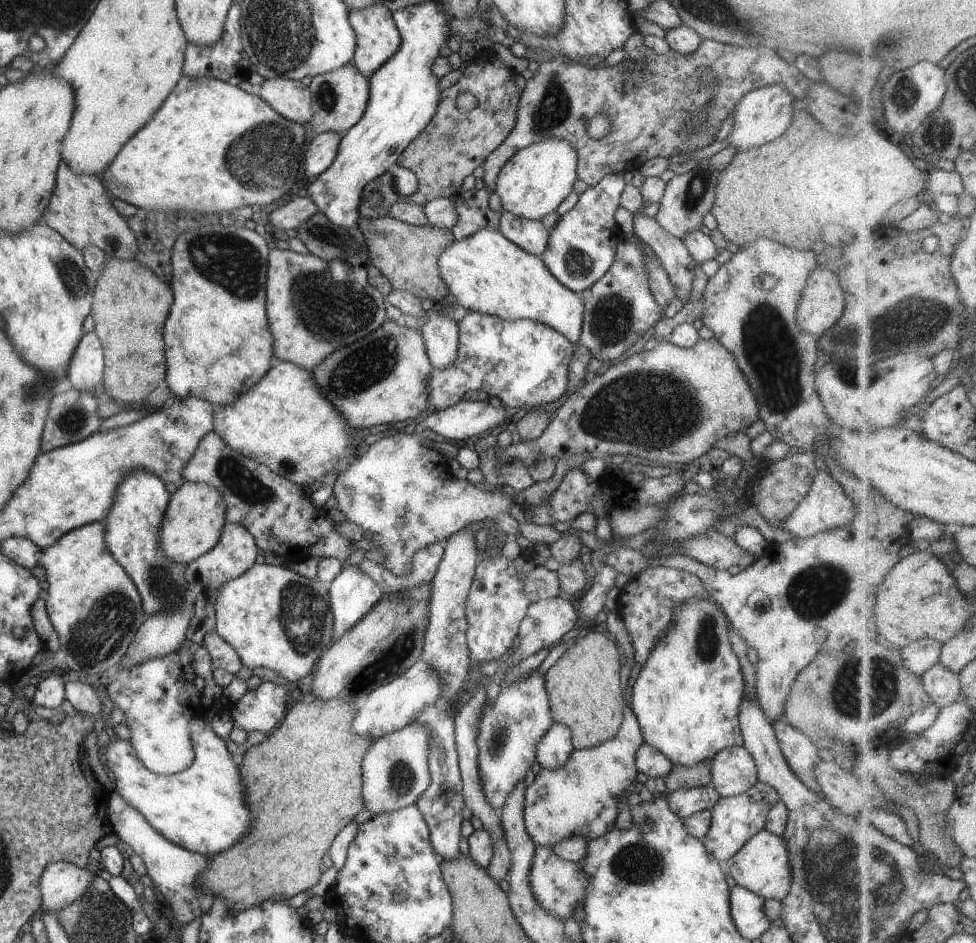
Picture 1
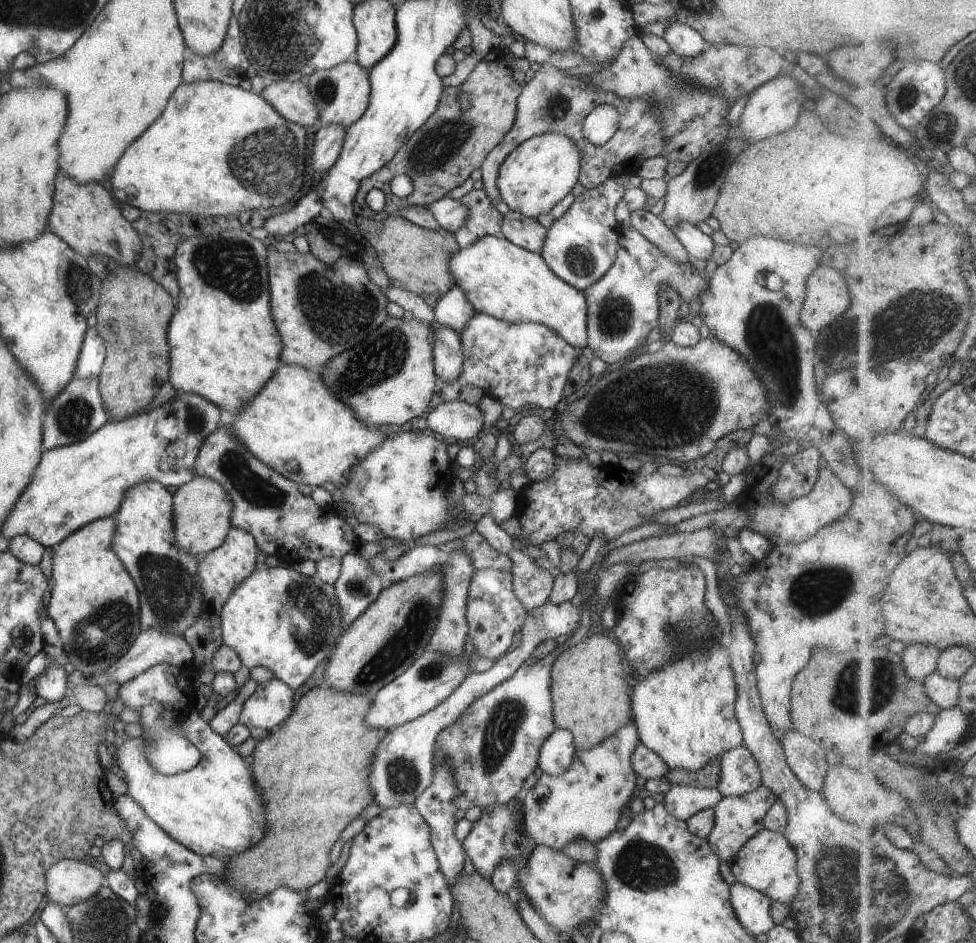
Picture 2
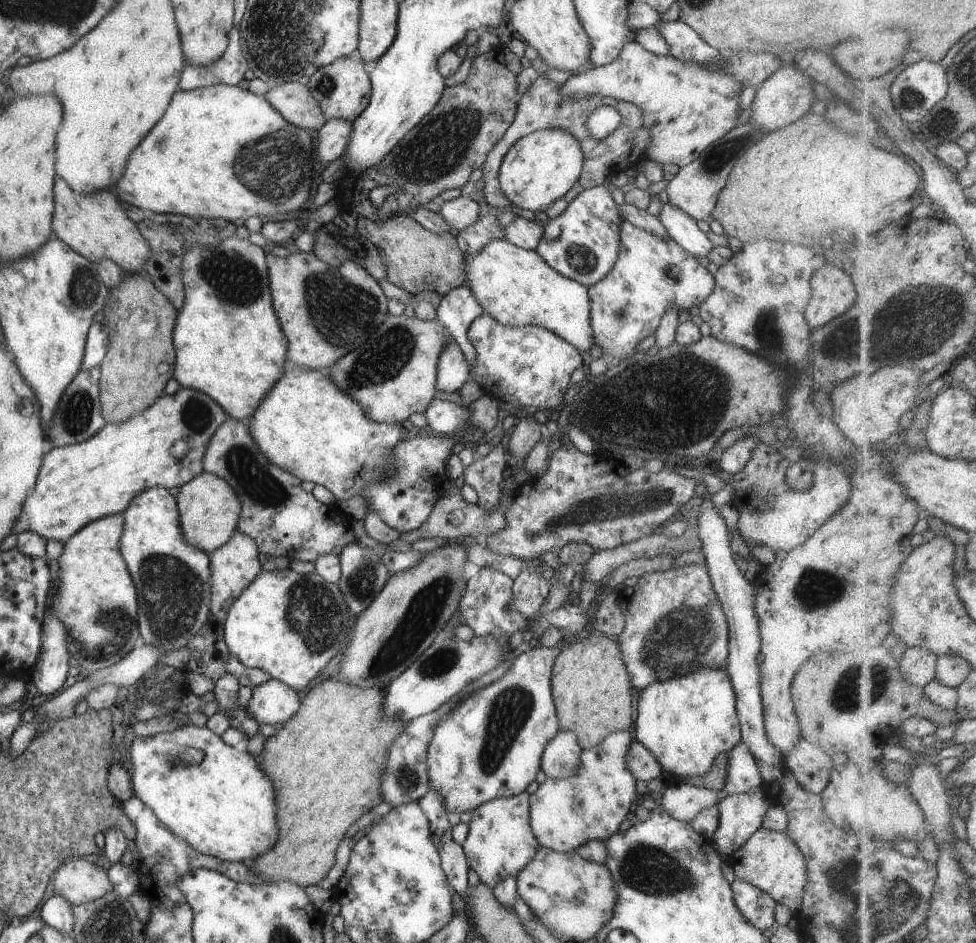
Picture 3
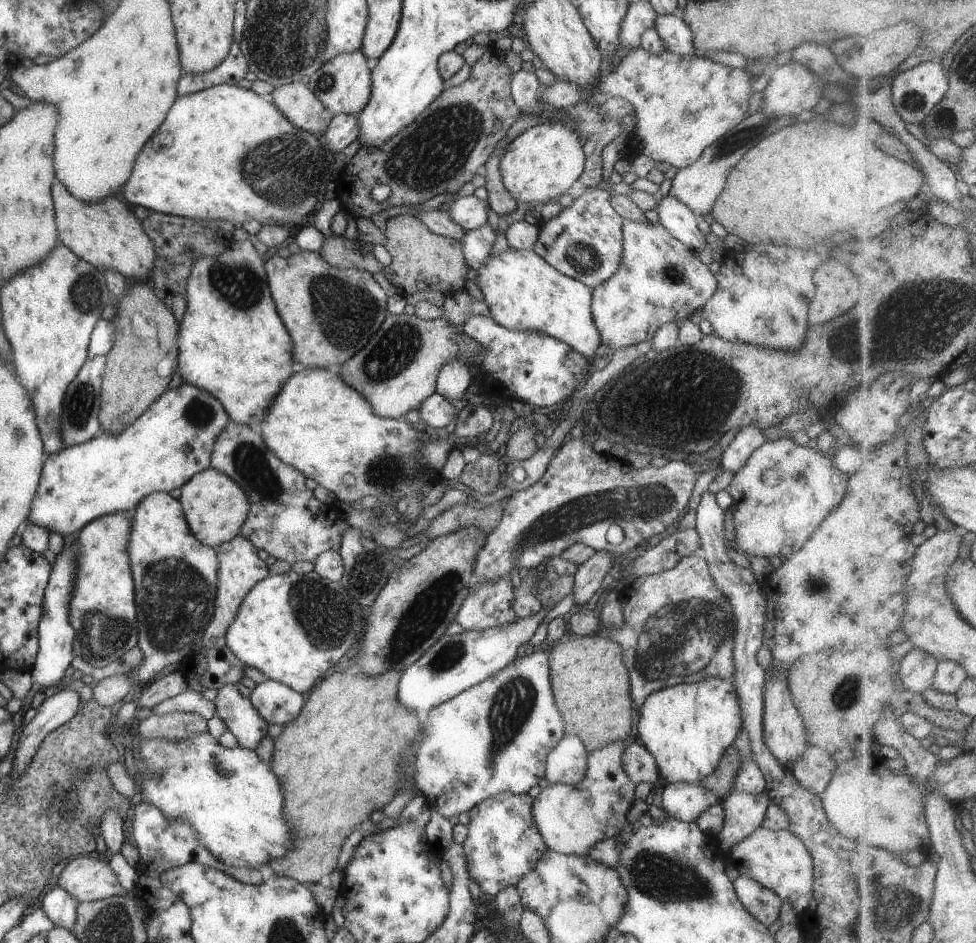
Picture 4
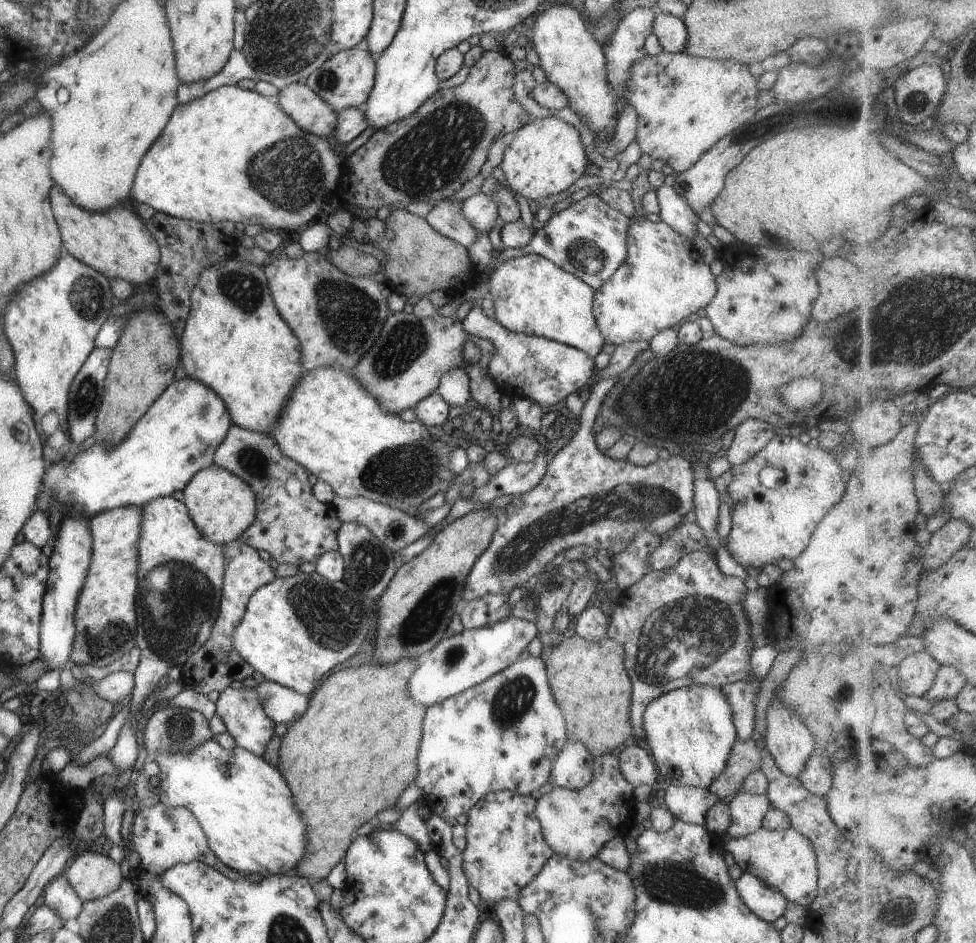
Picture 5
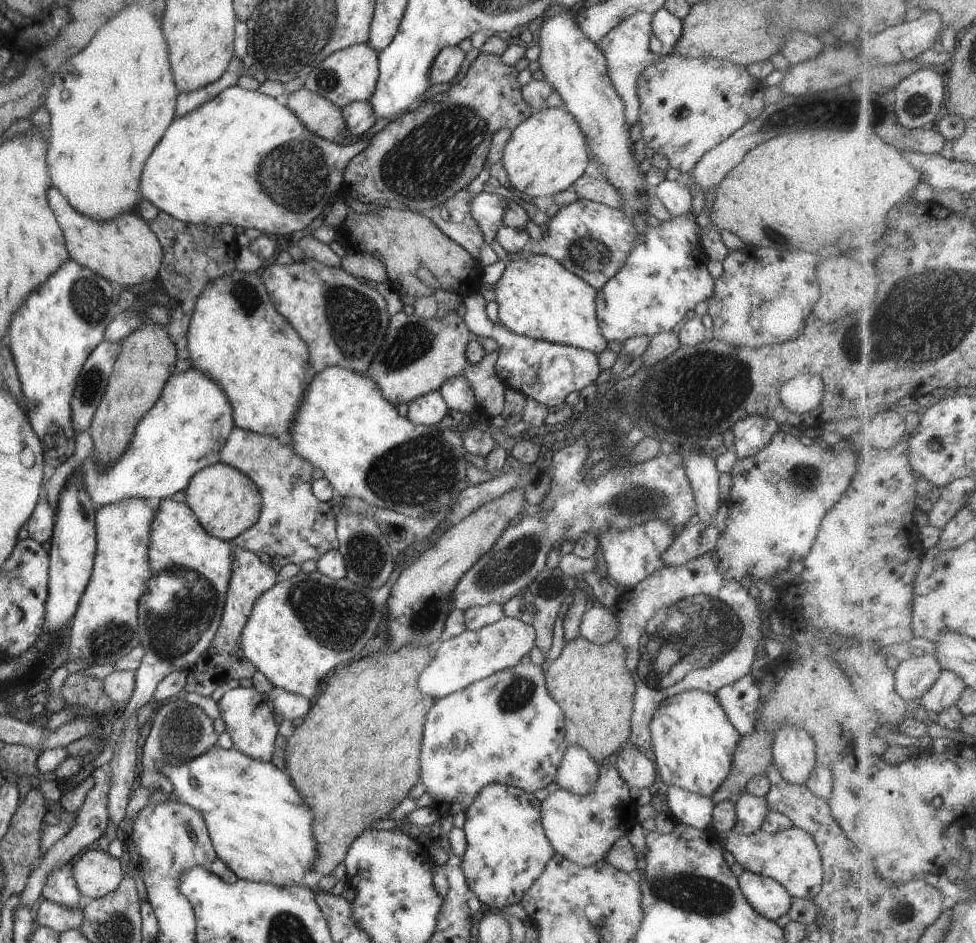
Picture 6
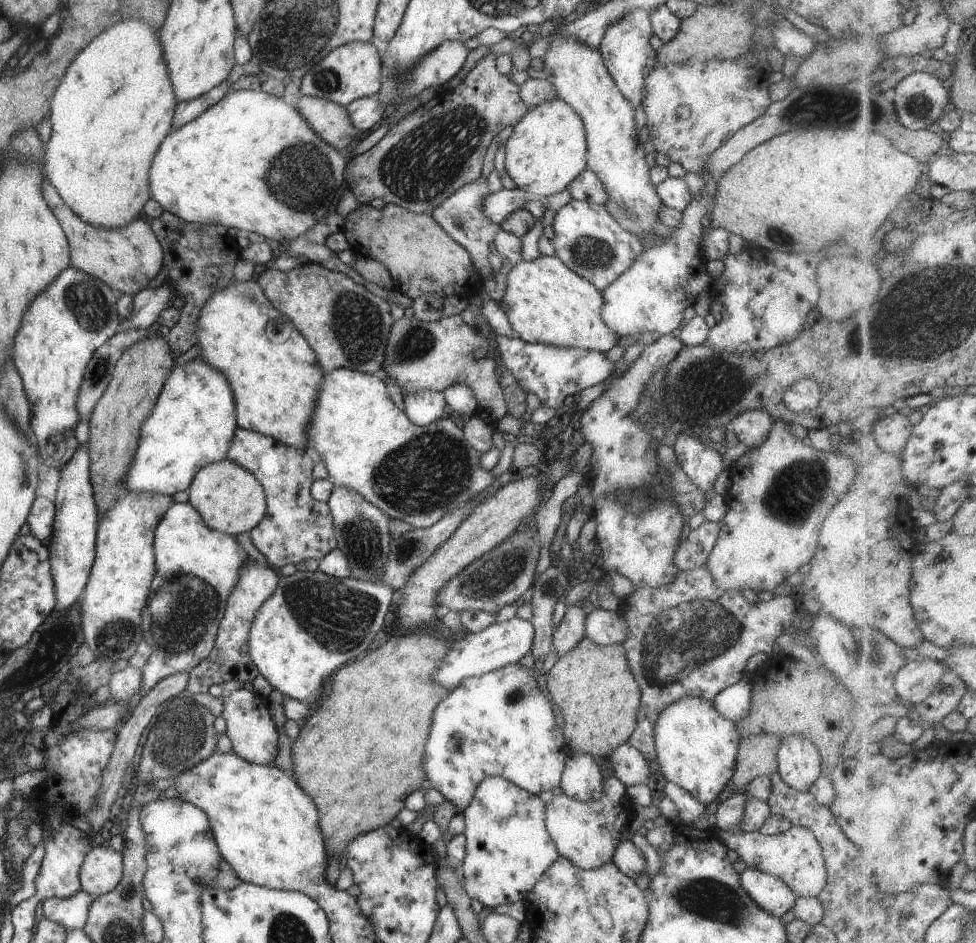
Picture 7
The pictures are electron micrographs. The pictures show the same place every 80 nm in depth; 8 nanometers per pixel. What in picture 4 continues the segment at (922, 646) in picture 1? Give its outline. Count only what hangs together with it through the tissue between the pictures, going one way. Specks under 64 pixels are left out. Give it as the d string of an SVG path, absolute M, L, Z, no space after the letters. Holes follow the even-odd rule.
M914 647L897 660L898 680L905 689L924 693L934 686L938 666L934 655Z

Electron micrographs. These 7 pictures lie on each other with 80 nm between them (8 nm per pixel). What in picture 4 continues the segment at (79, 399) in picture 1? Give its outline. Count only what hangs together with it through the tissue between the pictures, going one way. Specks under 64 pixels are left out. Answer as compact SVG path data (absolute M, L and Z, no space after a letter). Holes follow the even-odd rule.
M104 354L85 359L81 368L77 371L75 378L67 385L63 402L61 403L62 411L58 424L60 437L65 447L87 442L91 437L100 432L98 421L100 382L105 361L106 356Z

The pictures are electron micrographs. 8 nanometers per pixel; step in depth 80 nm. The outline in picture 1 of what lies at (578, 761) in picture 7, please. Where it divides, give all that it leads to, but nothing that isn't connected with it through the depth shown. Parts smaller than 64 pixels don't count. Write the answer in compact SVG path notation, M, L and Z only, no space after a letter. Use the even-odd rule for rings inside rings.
M552 723L539 739L534 757L540 767L554 771L569 760L572 750L570 730L566 726Z

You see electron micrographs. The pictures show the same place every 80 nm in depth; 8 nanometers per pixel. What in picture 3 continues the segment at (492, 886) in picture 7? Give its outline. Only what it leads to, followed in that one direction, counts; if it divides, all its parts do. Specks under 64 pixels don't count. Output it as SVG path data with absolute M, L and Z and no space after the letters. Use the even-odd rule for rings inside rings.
M525 791L488 800L472 810L467 836L460 845L468 867L476 872L478 880L489 889L492 890L501 879L515 878L540 846L534 838L528 818L528 794Z

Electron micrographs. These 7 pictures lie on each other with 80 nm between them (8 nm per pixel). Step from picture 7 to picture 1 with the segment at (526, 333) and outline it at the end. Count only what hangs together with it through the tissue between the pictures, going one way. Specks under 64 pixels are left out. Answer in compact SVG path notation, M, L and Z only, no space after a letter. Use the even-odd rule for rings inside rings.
M480 228L464 239L454 240L439 254L437 264L440 277L448 288L448 294L439 302L442 308L461 305L469 311L493 315L508 321L531 319L556 330L570 343L577 344L582 325L582 297L578 293L566 289L553 277L540 256L525 252L497 230Z

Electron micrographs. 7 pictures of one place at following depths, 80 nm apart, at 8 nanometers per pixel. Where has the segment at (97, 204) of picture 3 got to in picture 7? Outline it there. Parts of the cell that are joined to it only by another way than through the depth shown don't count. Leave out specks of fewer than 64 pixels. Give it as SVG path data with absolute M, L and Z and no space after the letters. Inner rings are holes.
M46 181L40 186L41 196L64 232L70 250L70 266L95 277L111 290L133 296L162 268L162 250L148 222L135 218L117 229L104 229L81 220L63 202Z

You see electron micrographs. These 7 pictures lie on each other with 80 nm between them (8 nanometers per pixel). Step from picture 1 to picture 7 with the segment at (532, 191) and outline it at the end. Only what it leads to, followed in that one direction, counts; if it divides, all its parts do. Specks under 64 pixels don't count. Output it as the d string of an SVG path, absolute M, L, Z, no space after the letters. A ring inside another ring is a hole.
M559 97L528 107L527 112L513 125L505 144L504 169L527 196L549 196L566 188L567 184L586 169L586 138L579 115Z

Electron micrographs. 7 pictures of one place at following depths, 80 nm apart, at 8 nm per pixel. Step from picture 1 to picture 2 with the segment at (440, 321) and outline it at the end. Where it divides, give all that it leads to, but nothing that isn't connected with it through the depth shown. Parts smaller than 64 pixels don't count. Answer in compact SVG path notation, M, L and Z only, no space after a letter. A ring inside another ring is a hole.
M435 321L428 324L432 328L432 363L438 385L451 383L462 370L463 355L458 334L449 327L441 326Z

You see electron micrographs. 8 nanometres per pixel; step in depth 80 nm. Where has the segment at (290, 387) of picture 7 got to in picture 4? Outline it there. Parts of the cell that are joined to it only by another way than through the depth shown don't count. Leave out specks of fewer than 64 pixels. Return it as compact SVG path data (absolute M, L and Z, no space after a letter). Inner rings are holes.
M231 241L217 257L199 257L186 280L186 309L178 324L178 368L182 382L207 391L225 409L235 424L256 428L272 405L275 395L293 374L297 365L292 360L292 338L283 326L268 287L264 258L258 256L252 242Z

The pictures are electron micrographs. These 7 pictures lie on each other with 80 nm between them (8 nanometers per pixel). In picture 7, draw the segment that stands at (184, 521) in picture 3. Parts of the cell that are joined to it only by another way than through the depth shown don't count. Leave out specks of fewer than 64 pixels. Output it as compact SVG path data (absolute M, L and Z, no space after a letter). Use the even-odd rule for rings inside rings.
M227 459L203 466L195 473L188 487L188 503L211 530L235 537L240 532L251 530L265 514L263 485L252 472Z

